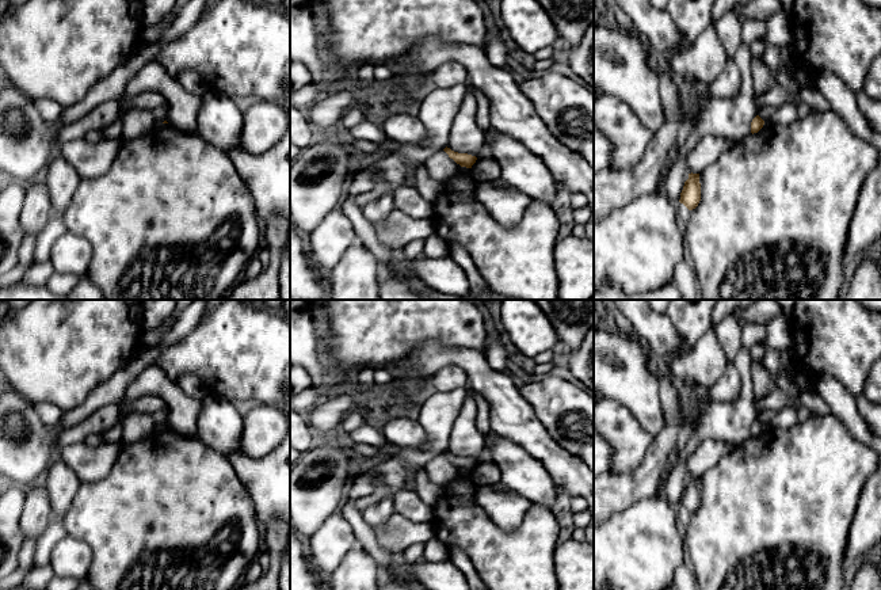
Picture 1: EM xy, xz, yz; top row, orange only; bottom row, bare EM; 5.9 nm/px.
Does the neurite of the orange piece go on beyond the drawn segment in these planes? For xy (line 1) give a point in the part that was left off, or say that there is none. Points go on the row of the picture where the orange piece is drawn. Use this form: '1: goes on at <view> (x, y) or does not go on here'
1: does not go on here

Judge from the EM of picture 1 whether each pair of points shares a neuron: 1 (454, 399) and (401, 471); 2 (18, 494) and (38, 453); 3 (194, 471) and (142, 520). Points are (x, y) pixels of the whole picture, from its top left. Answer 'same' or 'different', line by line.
1: same
2: different
3: same

